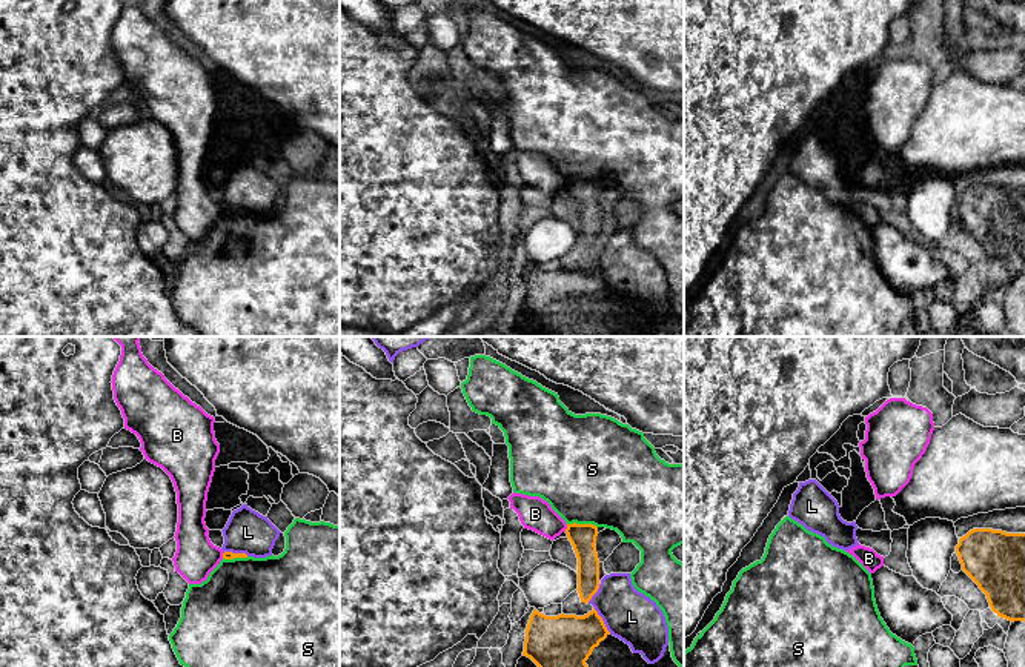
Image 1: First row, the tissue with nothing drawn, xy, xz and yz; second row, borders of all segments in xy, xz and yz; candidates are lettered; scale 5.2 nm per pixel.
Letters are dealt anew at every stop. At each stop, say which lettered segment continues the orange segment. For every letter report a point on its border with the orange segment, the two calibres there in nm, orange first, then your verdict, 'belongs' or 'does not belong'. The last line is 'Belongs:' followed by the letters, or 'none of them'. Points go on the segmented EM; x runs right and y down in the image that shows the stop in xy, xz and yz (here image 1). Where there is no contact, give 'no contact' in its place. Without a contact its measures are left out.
B: meets orange in xz at (567, 527); 140 nm thick on the orange side, 170 nm on the other; does not belong
L: meets orange in xz at (601, 620); 280 nm thick on the orange side, 260 nm on the other; does not belong
S: meets orange in xz at (583, 524); 140 nm thick on the orange side, 500 nm on the other; does not belong
Belongs: none of them

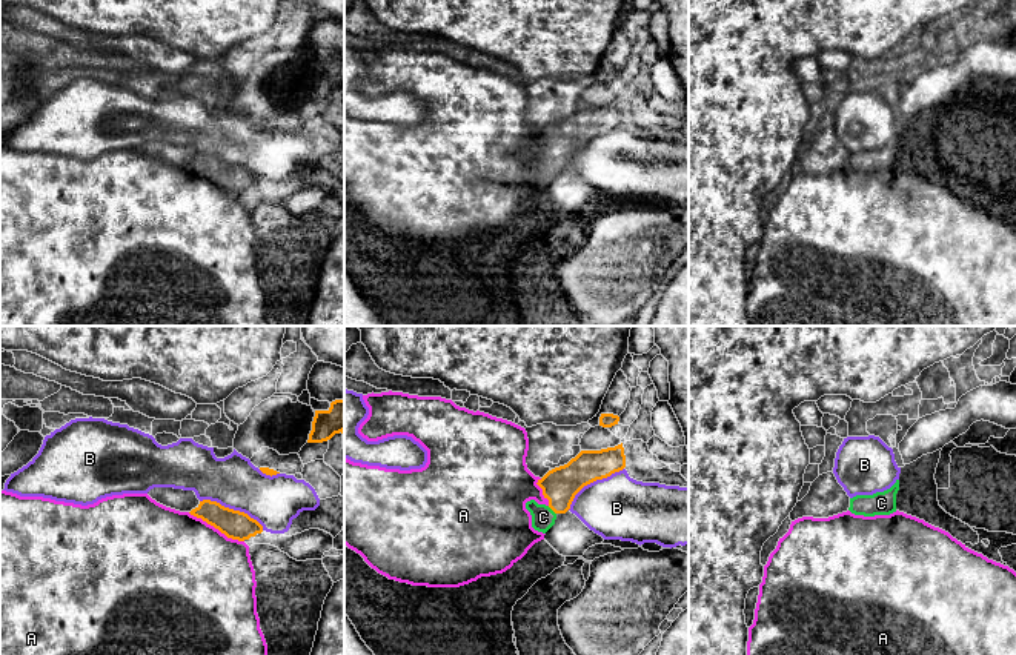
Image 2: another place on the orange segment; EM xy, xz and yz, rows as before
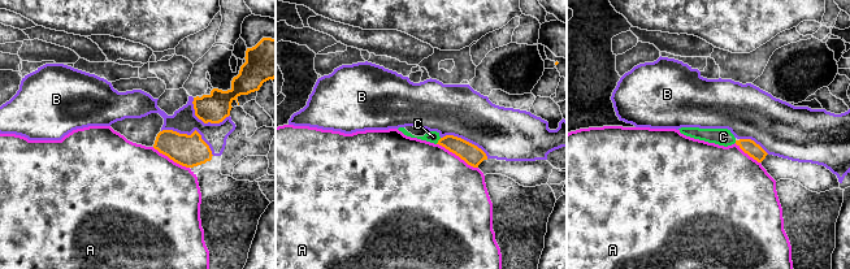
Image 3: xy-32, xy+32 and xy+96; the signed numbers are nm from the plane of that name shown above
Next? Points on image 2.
A: meets orange in xy at (215, 528); 150 nm thick on the orange side, 500 nm on the other; does not belong
B: meets orange in xy at (232, 509); 150 nm thick on the orange side, 280 nm on the other; does not belong
C: meets orange in xz at (552, 509); 190 nm thick on the orange side, 120 nm on the other; belongs
Belongs: C

